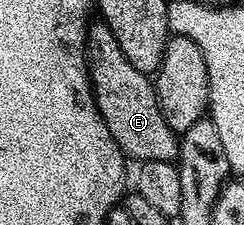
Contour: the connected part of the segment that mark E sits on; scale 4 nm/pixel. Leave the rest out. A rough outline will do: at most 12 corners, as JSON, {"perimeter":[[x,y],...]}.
{"perimeter":[[107,24],[85,55],[97,110],[124,157],[174,161],[152,77]]}

